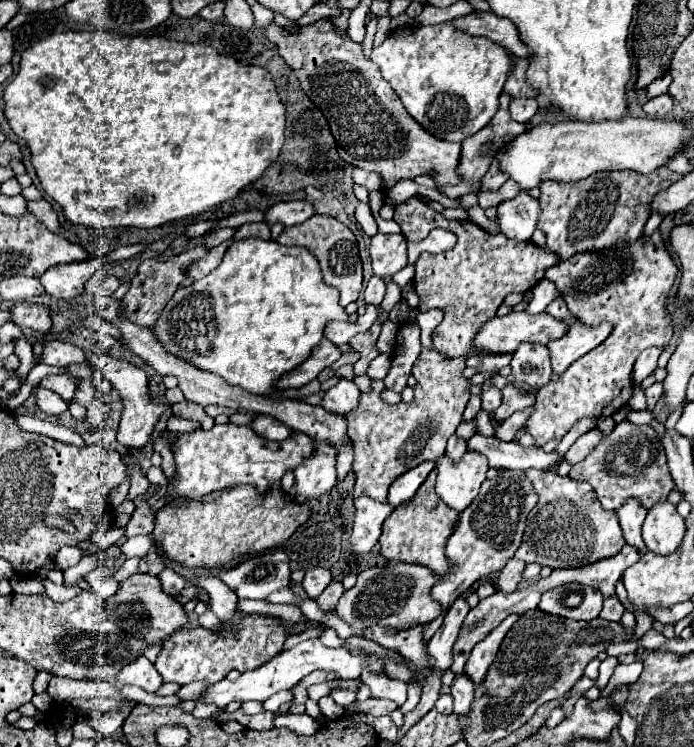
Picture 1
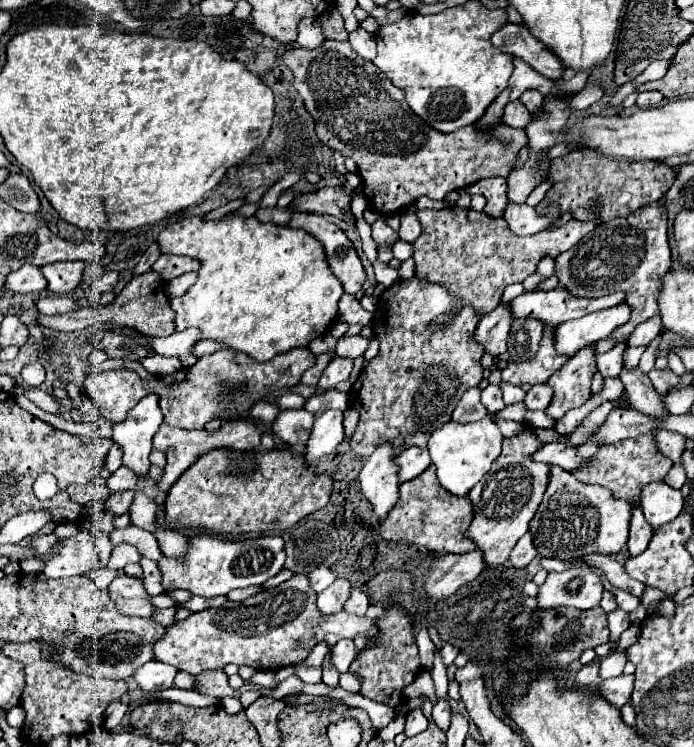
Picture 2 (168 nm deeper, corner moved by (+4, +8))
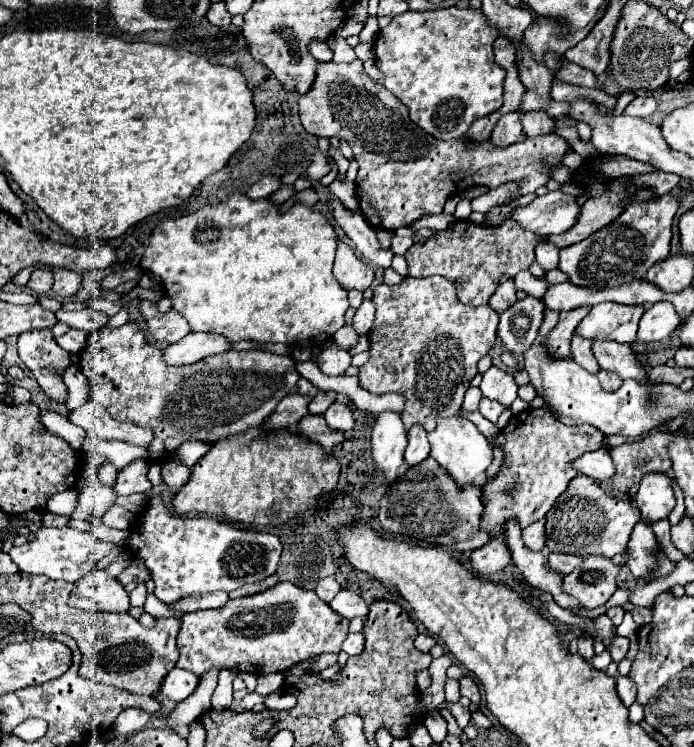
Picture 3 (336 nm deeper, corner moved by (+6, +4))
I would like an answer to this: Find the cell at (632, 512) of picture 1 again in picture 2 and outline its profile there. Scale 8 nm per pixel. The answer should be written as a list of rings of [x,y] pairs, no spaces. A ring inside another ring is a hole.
[[[634,506],[632,518],[630,518],[630,536],[628,536],[630,556],[638,556],[640,552],[644,552],[650,538],[652,538],[652,528],[650,528],[650,524],[646,524],[642,510],[638,506]]]

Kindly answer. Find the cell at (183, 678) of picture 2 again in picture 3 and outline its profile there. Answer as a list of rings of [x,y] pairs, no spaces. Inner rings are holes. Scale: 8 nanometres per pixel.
[[[212,668],[208,672],[204,672],[204,676],[200,678],[200,684],[196,688],[196,692],[186,698],[184,702],[180,702],[166,718],[170,728],[176,728],[178,724],[188,724],[192,720],[196,720],[196,716],[200,716],[202,712],[210,710],[210,696],[216,688],[216,680],[218,680],[218,668]]]

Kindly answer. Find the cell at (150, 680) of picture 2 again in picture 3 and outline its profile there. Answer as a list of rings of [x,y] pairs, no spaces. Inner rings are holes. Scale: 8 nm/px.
[[[174,668],[162,682],[162,688],[160,688],[160,694],[176,700],[176,702],[182,702],[186,700],[190,694],[194,694],[194,690],[198,688],[198,682],[200,678],[194,676],[192,672],[188,670],[180,670],[180,668]]]

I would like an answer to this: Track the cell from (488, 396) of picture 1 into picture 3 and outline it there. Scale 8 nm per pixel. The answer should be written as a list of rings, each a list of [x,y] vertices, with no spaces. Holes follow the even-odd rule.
[[[482,398],[482,400],[480,400],[480,414],[482,414],[486,420],[494,422],[494,424],[496,424],[496,420],[498,420],[498,416],[500,416],[502,410],[504,410],[504,408],[502,408],[500,402],[494,402],[494,400],[488,400],[488,398]]]

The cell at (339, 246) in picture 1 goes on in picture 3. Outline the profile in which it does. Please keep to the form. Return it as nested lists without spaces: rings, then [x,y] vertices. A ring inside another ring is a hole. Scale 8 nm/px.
[[[340,242],[334,260],[334,276],[346,290],[366,290],[374,280],[374,270],[364,264],[346,242]]]

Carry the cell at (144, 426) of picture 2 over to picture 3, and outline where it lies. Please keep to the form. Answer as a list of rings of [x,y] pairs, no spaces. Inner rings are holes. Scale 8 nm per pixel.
[[[134,460],[128,466],[124,466],[118,472],[118,480],[114,484],[114,492],[116,496],[130,496],[136,492],[144,492],[148,494],[152,490],[152,484],[148,480],[148,462],[144,460]]]

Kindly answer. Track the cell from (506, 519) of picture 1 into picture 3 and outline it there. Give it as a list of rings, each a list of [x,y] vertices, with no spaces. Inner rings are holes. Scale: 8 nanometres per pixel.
[[[548,406],[528,408],[518,416],[512,416],[508,426],[500,430],[496,444],[500,444],[508,456],[500,476],[494,482],[482,486],[486,498],[486,512],[482,528],[490,532],[492,538],[506,538],[498,534],[498,526],[506,524],[510,518],[518,518],[522,528],[546,516],[558,496],[568,488],[570,480],[578,476],[572,462],[592,450],[602,446],[604,434],[590,424],[566,426],[556,416],[552,416]]]

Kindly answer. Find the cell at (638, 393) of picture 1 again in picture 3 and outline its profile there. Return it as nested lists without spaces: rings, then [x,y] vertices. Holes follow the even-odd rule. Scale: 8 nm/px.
[[[592,340],[592,354],[596,356],[600,368],[616,372],[622,380],[634,378],[636,382],[646,382],[646,368],[640,360],[640,354],[630,348],[630,344]]]

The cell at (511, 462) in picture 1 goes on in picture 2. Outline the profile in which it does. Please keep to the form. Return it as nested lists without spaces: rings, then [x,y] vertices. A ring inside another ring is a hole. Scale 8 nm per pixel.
[[[542,444],[542,448],[538,452],[534,452],[532,460],[556,464],[564,470],[574,470],[574,468],[578,468],[578,464],[588,462],[590,458],[578,458],[576,448],[568,448],[564,444]]]

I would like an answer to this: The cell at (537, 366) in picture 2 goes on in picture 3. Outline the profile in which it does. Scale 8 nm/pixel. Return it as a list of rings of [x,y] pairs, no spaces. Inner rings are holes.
[[[574,308],[572,312],[560,312],[560,320],[556,328],[546,338],[546,346],[552,352],[552,356],[570,356],[570,338],[576,330],[576,324],[590,312],[590,308]]]

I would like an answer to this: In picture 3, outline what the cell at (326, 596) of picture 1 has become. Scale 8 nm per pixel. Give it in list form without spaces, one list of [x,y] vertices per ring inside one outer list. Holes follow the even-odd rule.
[[[342,590],[332,602],[330,602],[330,608],[334,612],[338,612],[340,616],[352,620],[356,616],[360,618],[366,618],[368,616],[368,604],[352,590]]]

